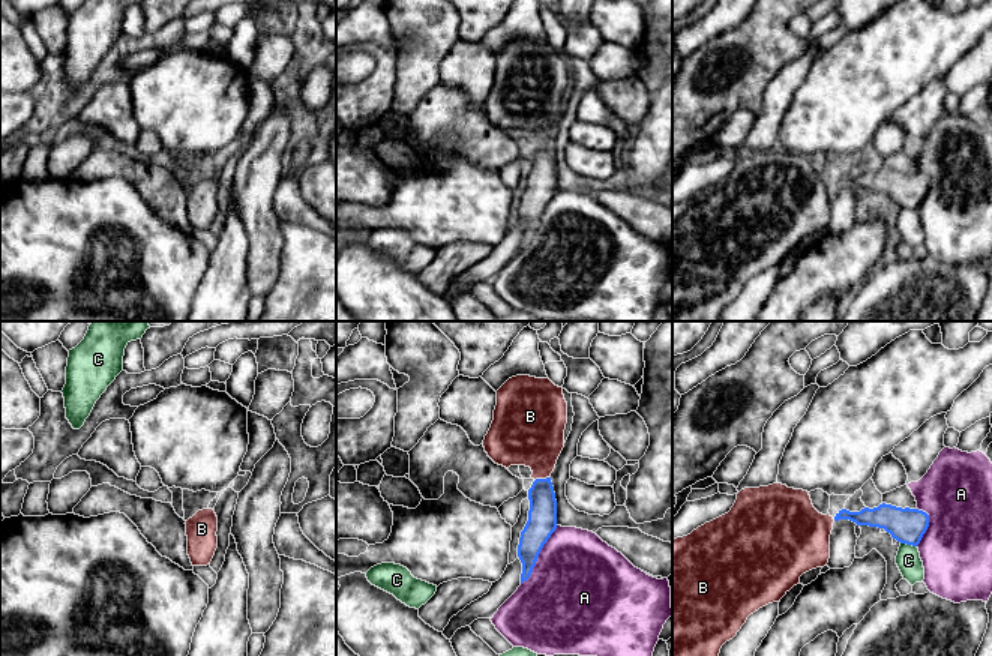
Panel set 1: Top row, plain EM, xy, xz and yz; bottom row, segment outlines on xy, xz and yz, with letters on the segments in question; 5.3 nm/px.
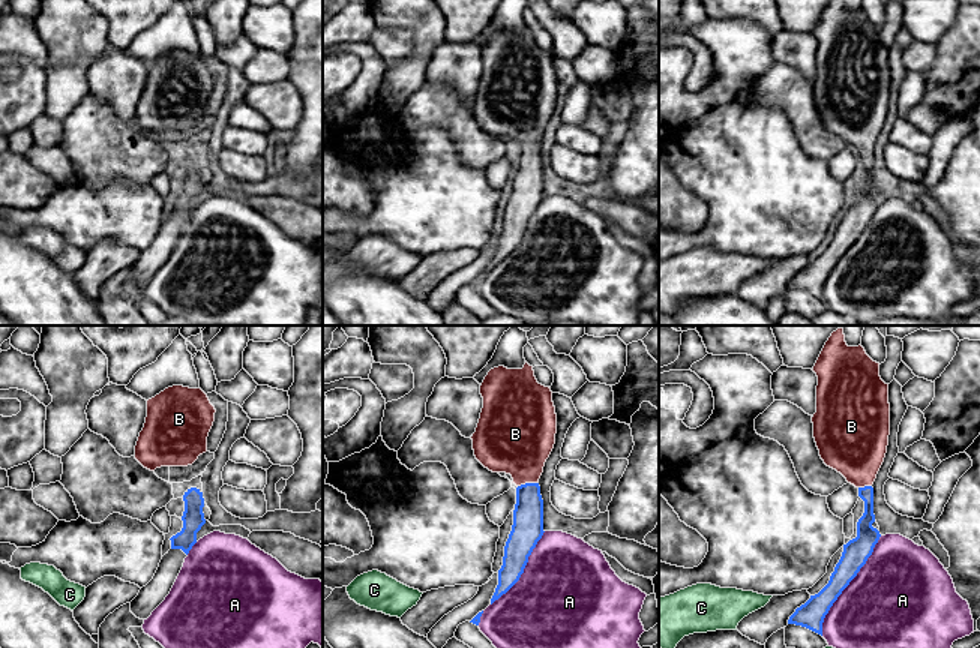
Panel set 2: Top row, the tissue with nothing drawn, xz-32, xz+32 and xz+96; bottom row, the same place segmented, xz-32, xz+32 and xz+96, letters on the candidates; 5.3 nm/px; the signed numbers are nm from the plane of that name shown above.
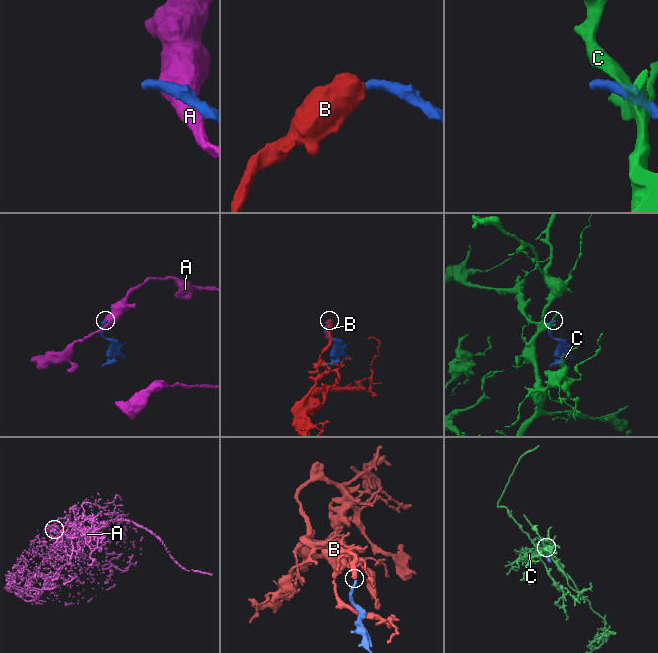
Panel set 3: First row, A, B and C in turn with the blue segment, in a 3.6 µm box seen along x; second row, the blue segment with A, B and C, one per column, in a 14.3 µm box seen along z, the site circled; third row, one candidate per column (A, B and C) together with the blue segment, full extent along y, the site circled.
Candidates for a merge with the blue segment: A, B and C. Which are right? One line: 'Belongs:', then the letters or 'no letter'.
Belongs: B

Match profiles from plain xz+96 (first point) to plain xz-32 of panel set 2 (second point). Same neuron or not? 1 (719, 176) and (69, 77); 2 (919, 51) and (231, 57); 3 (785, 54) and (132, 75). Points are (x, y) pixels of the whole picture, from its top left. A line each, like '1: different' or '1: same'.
1: different
2: different
3: same

